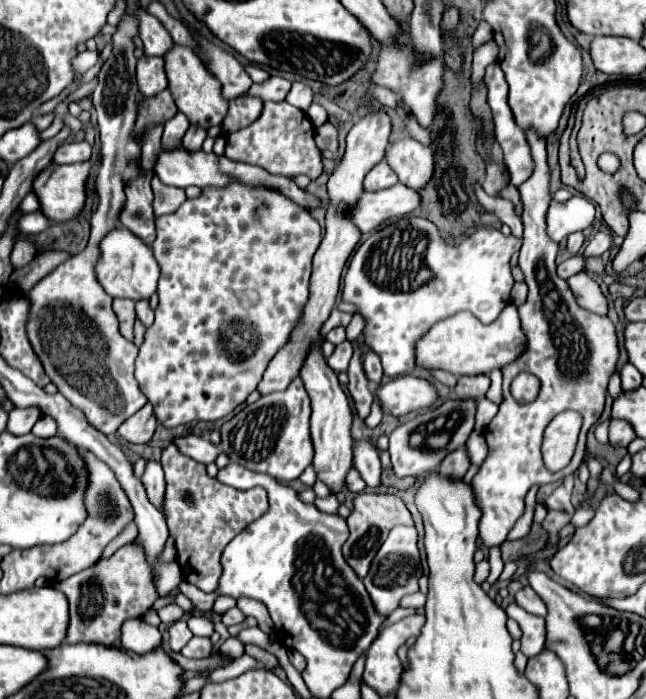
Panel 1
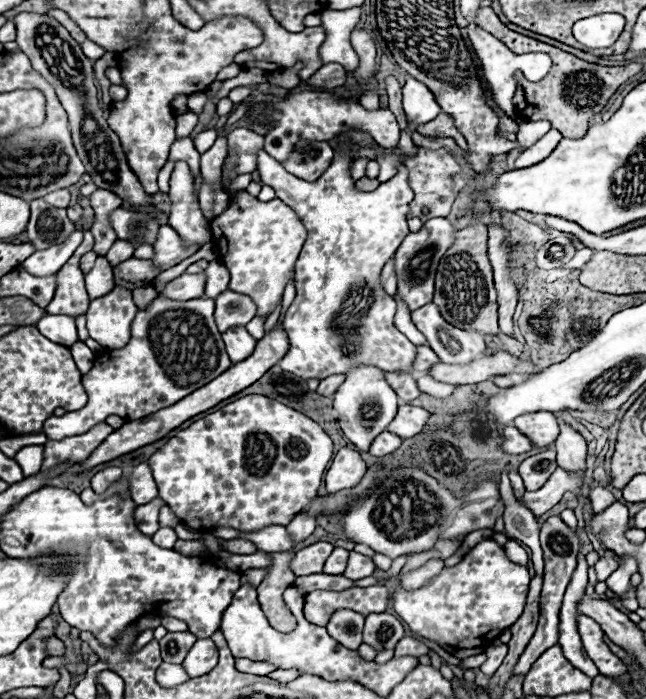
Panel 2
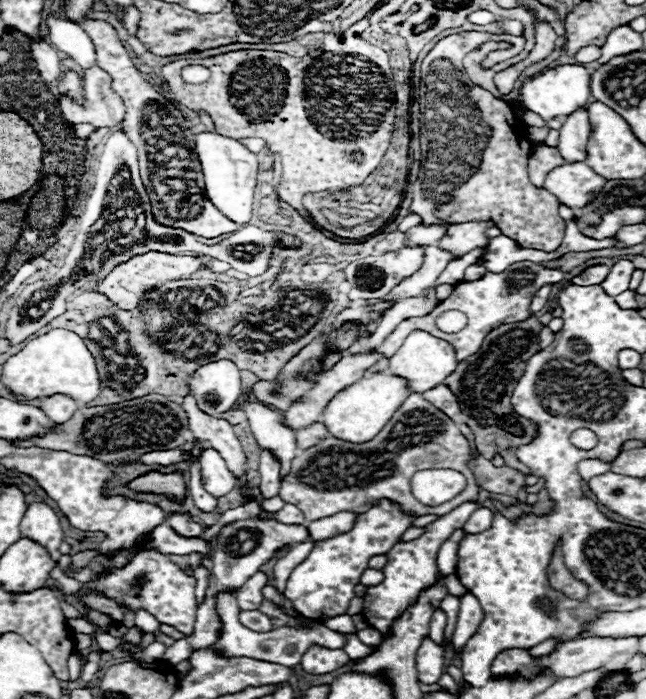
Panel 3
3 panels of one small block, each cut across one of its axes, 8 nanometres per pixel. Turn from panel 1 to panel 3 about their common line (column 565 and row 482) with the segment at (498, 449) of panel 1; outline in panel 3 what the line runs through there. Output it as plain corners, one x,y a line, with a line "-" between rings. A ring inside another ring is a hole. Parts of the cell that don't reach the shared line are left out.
412,392
382,428
382,434
368,444
346,444
338,438
326,438
320,444
300,452
292,460
290,472
280,480
278,496
286,504
298,506
306,514
308,522
328,518
344,510
364,514
378,500
392,500
410,516
442,516
464,502
478,500
480,488
468,468
470,458
472,446
458,430
458,424
434,404
424,400
422,394
-
428,468
452,468
462,472
468,480
466,490
440,506
426,506
418,502
410,492
410,480
416,472

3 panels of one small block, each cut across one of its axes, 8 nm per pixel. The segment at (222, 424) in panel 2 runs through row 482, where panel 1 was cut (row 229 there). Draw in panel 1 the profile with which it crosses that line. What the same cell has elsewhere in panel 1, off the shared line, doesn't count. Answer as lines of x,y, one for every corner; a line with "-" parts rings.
230,186
230,190
204,190
200,198
186,200
178,212
156,218
156,230
158,230
158,236
156,236
156,242
152,244
152,250
160,266
160,278
158,278
160,302
156,306
156,318
144,334
144,342
136,358
134,376
140,386
140,392
154,406
154,414
162,426
176,428
180,424
190,424
198,420
216,422
228,416
236,406
244,404
248,394
256,390
268,362
286,344
294,324
298,322
302,314
302,304
306,304
306,298
308,298
308,278
312,270
312,256
318,250
322,240
320,226
308,210
294,206
294,202
290,202
288,198
282,198
280,194
276,194
276,190
250,190
246,186

